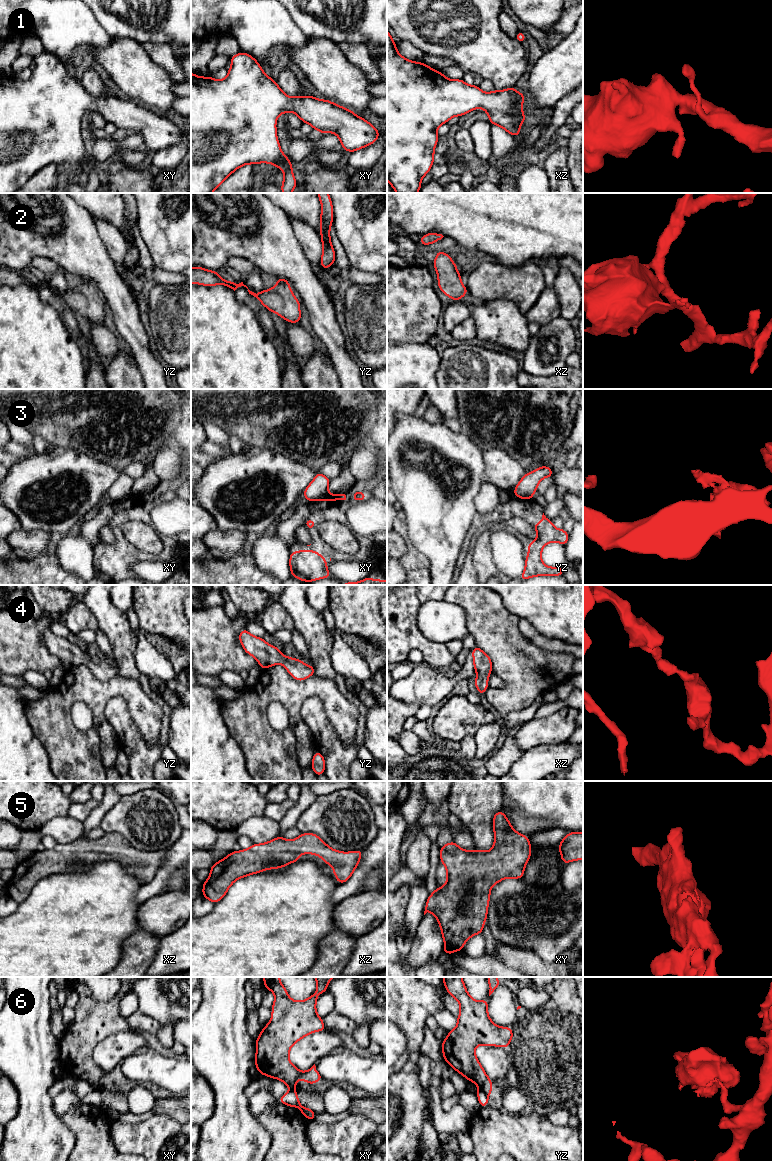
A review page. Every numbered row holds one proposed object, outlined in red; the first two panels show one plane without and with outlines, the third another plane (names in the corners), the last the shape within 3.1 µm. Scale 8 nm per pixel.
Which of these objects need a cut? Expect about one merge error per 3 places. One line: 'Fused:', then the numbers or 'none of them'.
Fused: 3, 6

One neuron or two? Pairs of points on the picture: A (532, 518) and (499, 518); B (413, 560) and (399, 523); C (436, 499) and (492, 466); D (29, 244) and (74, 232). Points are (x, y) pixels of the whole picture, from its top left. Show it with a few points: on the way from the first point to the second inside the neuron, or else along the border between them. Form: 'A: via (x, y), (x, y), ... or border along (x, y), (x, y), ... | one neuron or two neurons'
A: via (524, 511), (507, 511) | one neuron
B: via (411, 551), (403, 532) | one neuron
C: border along (482, 452), (484, 480) | two neurons
D: via (40, 244), (46, 247), (52, 241), (63, 238) | one neuron

